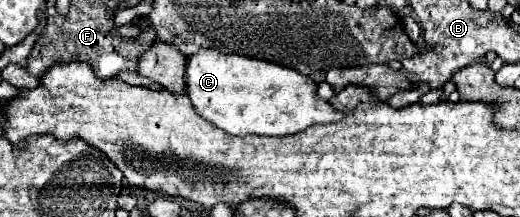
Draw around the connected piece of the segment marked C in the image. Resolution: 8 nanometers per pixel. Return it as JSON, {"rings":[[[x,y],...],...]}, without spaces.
{"rings":[[[200,49],[190,55],[186,85],[196,111],[230,135],[284,137],[300,133],[314,123],[330,123],[336,115],[334,107],[318,97],[318,83],[312,77],[236,53],[222,55],[218,51]]]}

